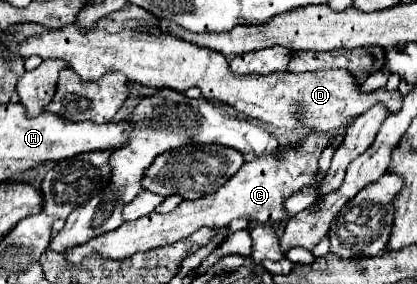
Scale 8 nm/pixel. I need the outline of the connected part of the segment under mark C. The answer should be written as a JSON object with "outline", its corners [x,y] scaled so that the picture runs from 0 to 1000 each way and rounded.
{"outline":[[[803,461],[799,468],[741,468],[722,496],[722,511],[712,511],[707,525],[693,525],[693,539],[683,539],[679,553],[635,546],[635,553],[607,560],[597,574],[583,574],[583,588],[564,609],[564,623],[554,623],[535,658],[525,658],[506,687],[487,687],[468,708],[444,701],[405,750],[362,750],[353,764],[305,778],[276,813],[233,827],[228,842],[213,842],[209,856],[199,856],[189,870],[165,870],[161,884],[151,884],[151,898],[156,898],[161,926],[170,926],[170,933],[194,926],[209,898],[247,898],[252,912],[305,912],[333,884],[415,863],[492,792],[525,806],[573,764],[669,806],[688,778],[683,708],[703,680],[712,680],[727,651],[741,651],[751,637],[755,609],[760,609],[765,539],[789,511],[789,496],[799,482],[803,482]]]}

